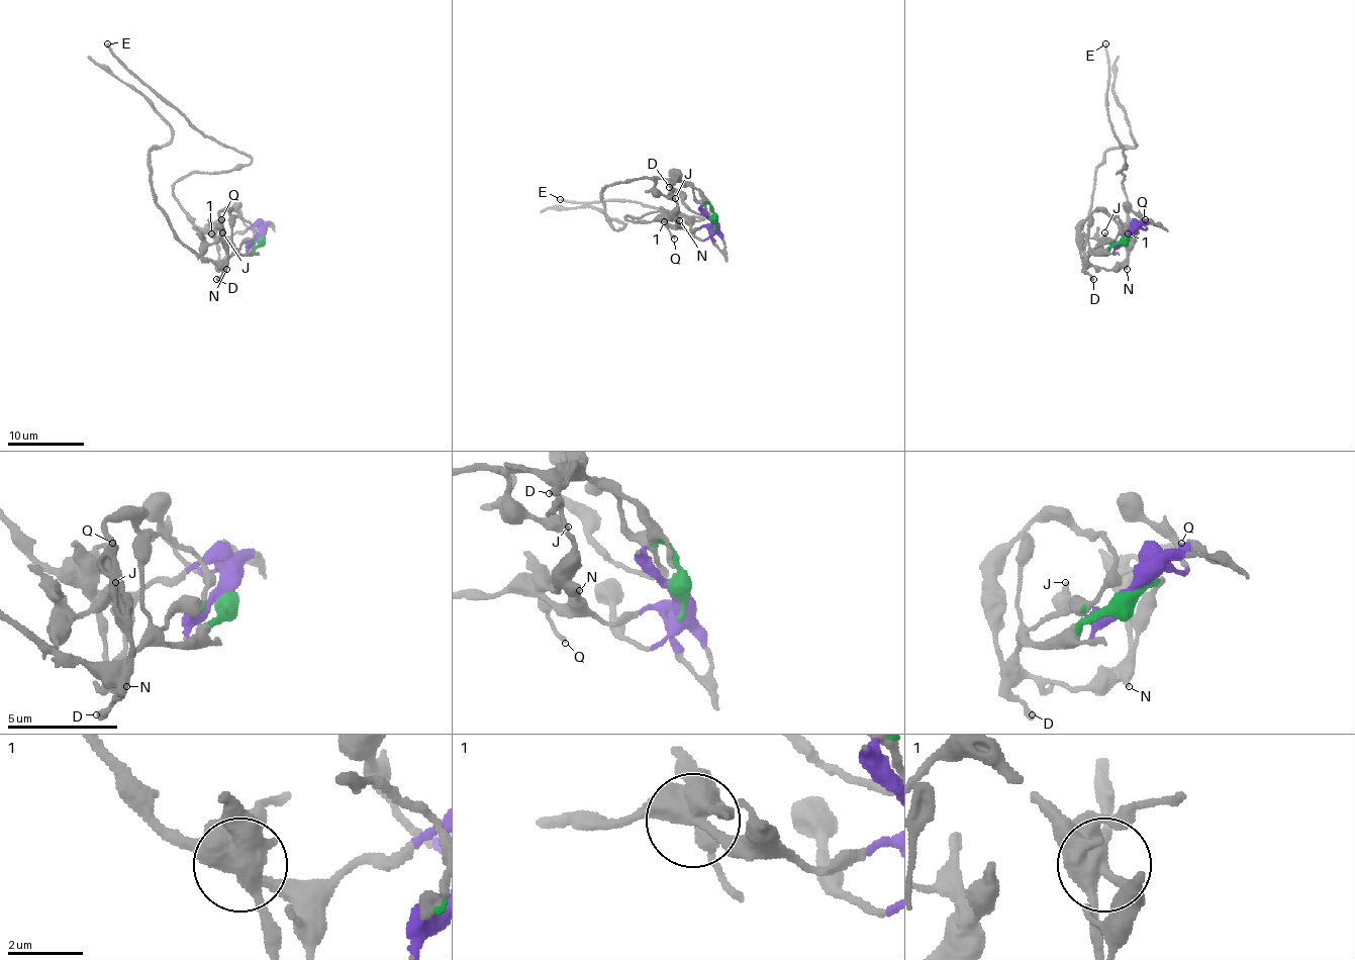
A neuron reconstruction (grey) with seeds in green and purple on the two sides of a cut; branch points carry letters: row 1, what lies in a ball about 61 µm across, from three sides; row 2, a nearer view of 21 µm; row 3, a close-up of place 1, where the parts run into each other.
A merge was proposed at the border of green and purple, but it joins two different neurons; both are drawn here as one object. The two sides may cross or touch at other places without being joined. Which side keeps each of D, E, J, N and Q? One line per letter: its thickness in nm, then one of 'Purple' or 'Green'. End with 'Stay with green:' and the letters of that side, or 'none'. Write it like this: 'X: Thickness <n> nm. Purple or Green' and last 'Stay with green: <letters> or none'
D: Thickness 280 nm. Green
E: Thickness 240 nm. Purple
J: Thickness 400 nm. Green
N: Thickness 440 nm. Purple
Q: Thickness 180 nm. Purple
Stay with green: D, J

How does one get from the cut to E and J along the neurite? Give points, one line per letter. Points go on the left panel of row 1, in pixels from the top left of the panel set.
E: (261, 236), (258, 225), (215, 236), (194, 223), (173, 185), (250, 159), (204, 137), (106, 43)
J: (261, 236), (258, 245), (244, 254), (232, 254), (224, 260), (206, 260), (202, 253), (223, 233)

